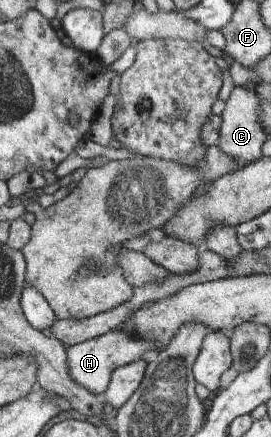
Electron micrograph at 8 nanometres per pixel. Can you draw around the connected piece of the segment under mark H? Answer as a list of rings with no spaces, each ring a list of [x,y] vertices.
[[[117,328],[105,333],[105,335],[70,346],[68,357],[69,375],[81,387],[102,396],[108,388],[108,384],[111,383],[111,374],[116,371],[117,367],[142,359],[142,355],[151,350],[155,350],[155,343],[151,343],[147,339],[141,341],[139,337],[127,335],[120,328]]]

